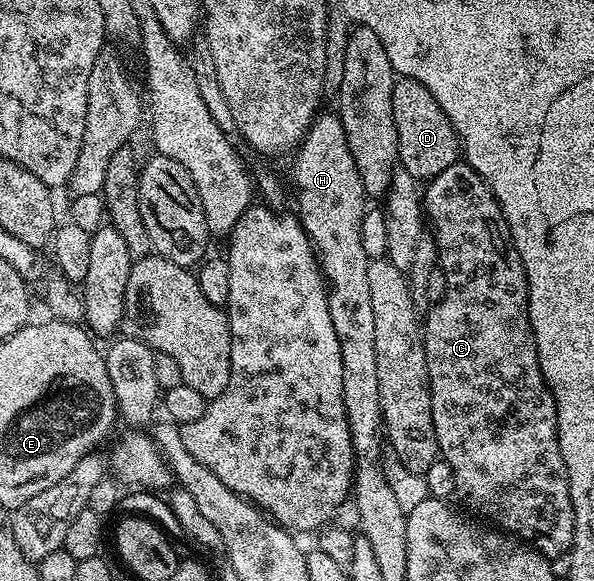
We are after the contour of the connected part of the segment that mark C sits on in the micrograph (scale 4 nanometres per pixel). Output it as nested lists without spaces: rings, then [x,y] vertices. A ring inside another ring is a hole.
[[[459,160],[451,164],[451,168],[444,169],[434,178],[428,179],[423,186],[423,213],[431,227],[431,233],[437,240],[437,261],[445,277],[445,295],[443,300],[432,303],[428,308],[429,315],[423,318],[423,337],[425,339],[425,355],[427,356],[427,372],[429,373],[429,387],[431,388],[431,420],[435,424],[435,436],[440,457],[447,464],[451,464],[451,472],[455,472],[457,485],[456,497],[461,498],[462,507],[470,506],[474,515],[488,520],[494,527],[504,533],[512,534],[514,538],[538,550],[544,558],[556,560],[564,559],[573,548],[573,501],[569,491],[569,477],[567,468],[563,464],[563,452],[559,448],[557,439],[557,409],[553,393],[545,383],[545,377],[539,364],[539,356],[533,339],[533,329],[529,323],[529,285],[521,258],[511,245],[507,233],[505,217],[500,204],[495,200],[491,188],[475,172],[475,168]]]

